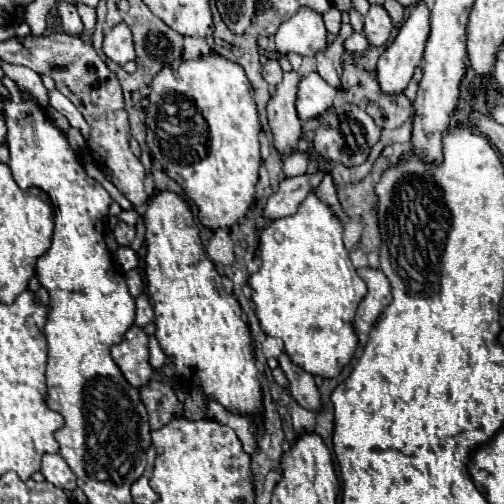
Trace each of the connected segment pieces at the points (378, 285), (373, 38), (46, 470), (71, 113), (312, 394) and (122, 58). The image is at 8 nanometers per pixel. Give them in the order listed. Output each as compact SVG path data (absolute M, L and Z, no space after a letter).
M359 268L357 272L367 286L367 296L359 304L357 316L355 316L355 332L357 332L357 338L359 338L357 352L361 352L367 344L371 326L375 324L375 320L379 318L379 314L387 308L387 304L391 300L391 286L389 286L387 276L381 270Z
M371 4L367 16L365 16L365 34L371 46L383 46L391 34L391 18L385 12L383 6Z
M45 454L43 464L41 464L41 474L45 476L47 482L55 484L57 488L65 492L73 492L77 488L75 484L75 474L67 466L67 462L59 454Z
M51 90L51 92L49 92L49 106L55 108L57 112L61 112L61 114L69 120L69 124L75 126L75 128L79 128L81 134L87 138L87 134L89 134L89 124L85 124L85 118L83 118L81 112L69 102L69 98L65 98L59 90Z
M283 352L279 356L279 366L283 368L285 376L289 378L289 390L291 396L307 410L319 410L321 408L321 396L315 386L315 380L309 372L305 372L301 366L293 364L291 358Z
M117 24L103 40L103 52L107 58L125 66L129 60L135 58L133 50L133 36L125 24Z

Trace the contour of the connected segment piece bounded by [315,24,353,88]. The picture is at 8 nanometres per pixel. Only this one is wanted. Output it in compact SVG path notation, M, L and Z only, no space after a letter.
M341 24L339 34L331 40L331 44L317 52L315 62L317 62L317 72L321 74L323 80L327 80L329 84L333 84L335 88L339 88L339 78L341 78L341 60L345 56L345 48L343 42L353 34L351 24Z

